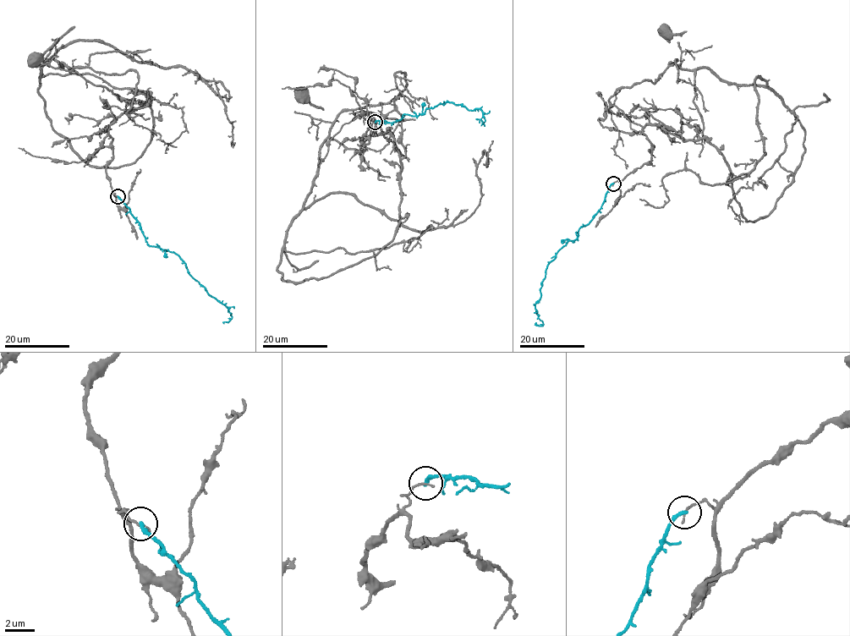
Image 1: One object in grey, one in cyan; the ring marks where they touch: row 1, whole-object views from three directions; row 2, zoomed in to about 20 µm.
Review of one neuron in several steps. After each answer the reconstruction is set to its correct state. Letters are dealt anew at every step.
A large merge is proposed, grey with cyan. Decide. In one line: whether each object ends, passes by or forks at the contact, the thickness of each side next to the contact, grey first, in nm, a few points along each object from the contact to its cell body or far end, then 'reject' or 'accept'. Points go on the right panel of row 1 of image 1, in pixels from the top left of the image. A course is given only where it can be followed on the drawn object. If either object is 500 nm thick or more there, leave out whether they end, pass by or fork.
grey ends there; cyan ends there; 150 nm thick on the grey side, 240 nm on the other; grey runs (613, 183), (659, 125), (715, 146), (754, 222), (802, 161), (775, 91), (682, 68), (665, 35); cyan runs (613, 183), (576, 239), (568, 241), (549, 263), (535, 304), (543, 325), (535, 322); reject

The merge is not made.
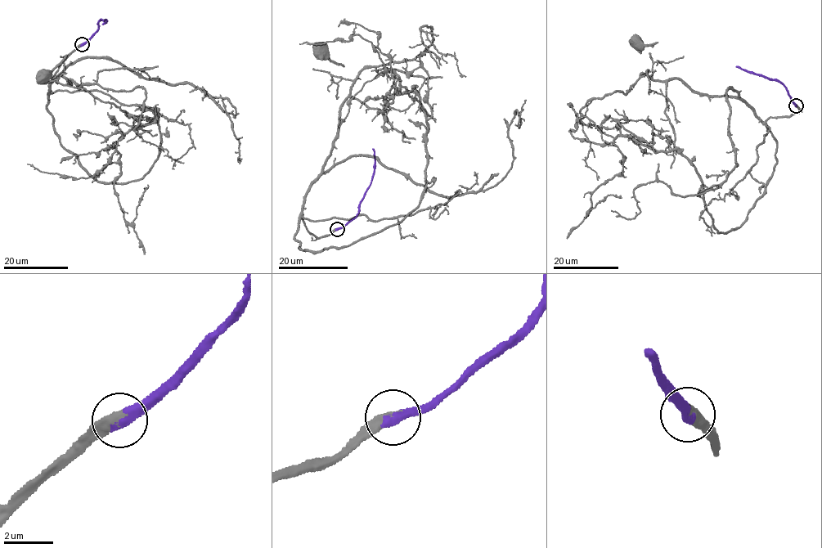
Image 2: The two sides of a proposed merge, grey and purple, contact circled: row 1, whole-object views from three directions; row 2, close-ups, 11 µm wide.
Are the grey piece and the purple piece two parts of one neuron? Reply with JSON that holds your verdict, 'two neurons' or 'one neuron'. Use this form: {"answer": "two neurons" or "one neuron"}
{"answer": "one neuron"}

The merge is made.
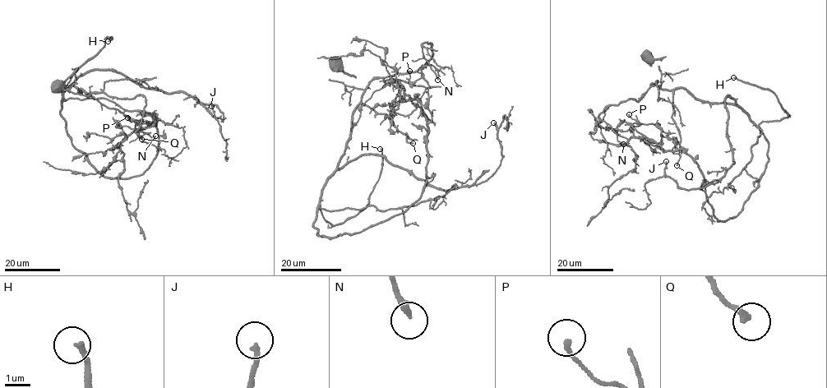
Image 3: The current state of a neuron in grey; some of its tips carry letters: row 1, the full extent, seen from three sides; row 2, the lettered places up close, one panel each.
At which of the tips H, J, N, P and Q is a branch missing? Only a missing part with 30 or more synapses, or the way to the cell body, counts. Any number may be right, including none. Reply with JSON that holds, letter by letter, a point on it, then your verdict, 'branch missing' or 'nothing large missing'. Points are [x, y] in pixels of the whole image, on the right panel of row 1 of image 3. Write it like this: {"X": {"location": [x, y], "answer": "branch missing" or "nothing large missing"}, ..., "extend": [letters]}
{"H": {"location": [733, 77], "answer": "nothing large missing"}, "J": {"location": [666, 161], "answer": "nothing large missing"}, "N": {"location": [623, 144], "answer": "nothing large missing"}, "P": {"location": [629, 114], "answer": "nothing large missing"}, "Q": {"location": [676, 165], "answer": "nothing large missing"}, "extend": []}

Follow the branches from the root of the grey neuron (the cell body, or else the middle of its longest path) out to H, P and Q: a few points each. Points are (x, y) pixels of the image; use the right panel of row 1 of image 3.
H: (647, 59), (659, 67), (662, 89), (732, 103), (757, 126), (787, 117), (773, 92), (733, 77)
P: (647, 59), (662, 88), (737, 106), (765, 139), (766, 167), (737, 216), (718, 222), (699, 166), (629, 114)
Q: (647, 59), (659, 67), (662, 88), (672, 92), (672, 117), (680, 138), (676, 165)

